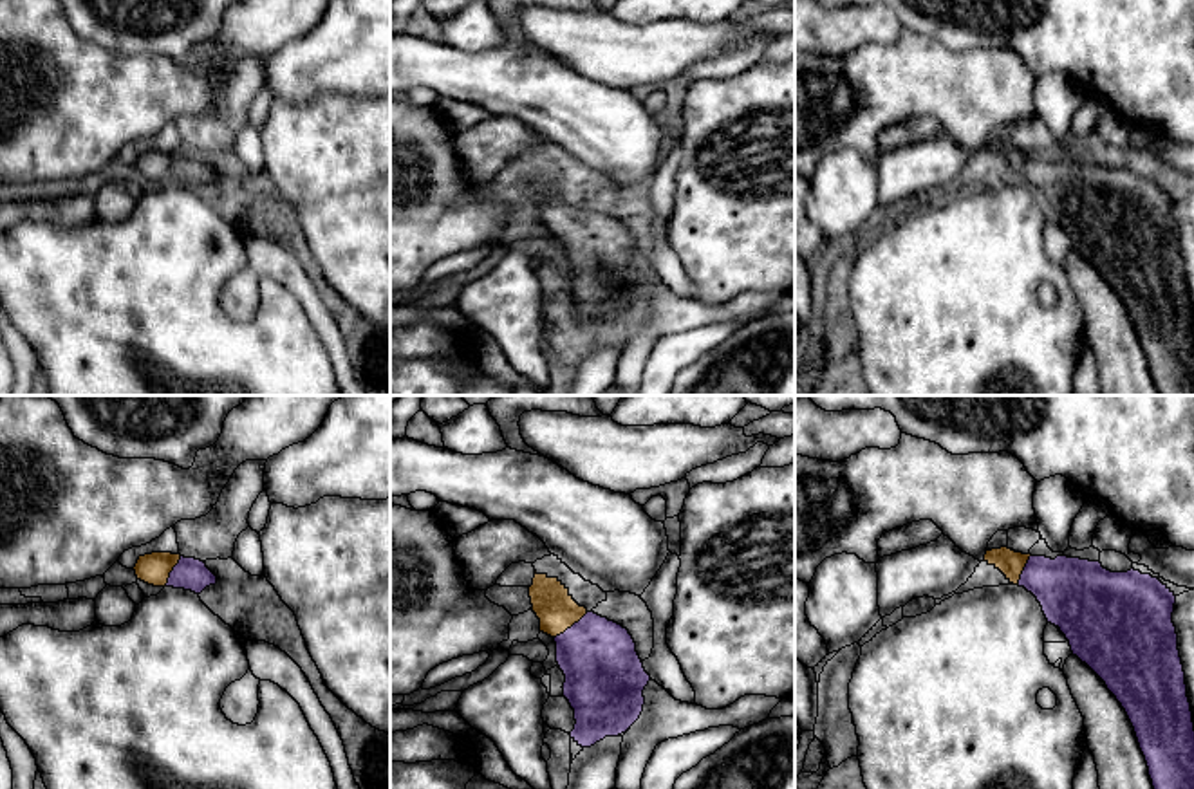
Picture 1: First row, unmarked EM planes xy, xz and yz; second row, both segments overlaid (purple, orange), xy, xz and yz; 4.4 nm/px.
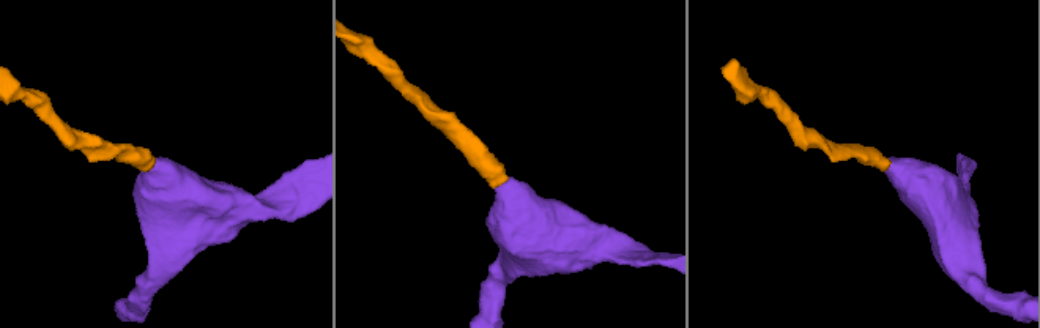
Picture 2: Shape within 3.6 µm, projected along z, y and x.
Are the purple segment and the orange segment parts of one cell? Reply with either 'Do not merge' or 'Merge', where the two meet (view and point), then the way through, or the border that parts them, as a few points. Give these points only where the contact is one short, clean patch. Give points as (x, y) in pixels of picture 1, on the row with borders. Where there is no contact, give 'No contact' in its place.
Merge. Touches purple at xz (573, 625). Path across: xz (604, 672), (573, 625), (557, 611)

